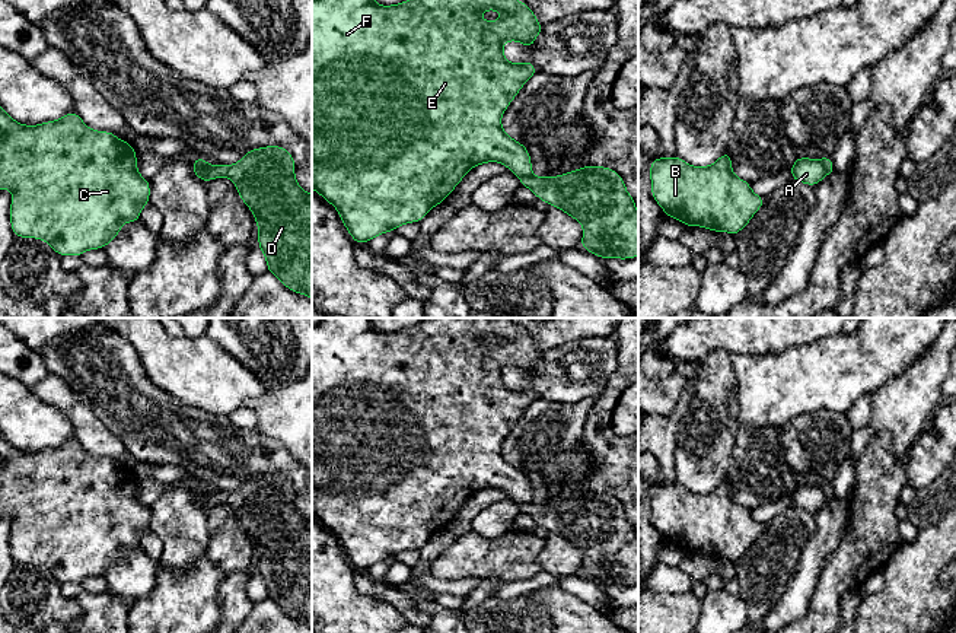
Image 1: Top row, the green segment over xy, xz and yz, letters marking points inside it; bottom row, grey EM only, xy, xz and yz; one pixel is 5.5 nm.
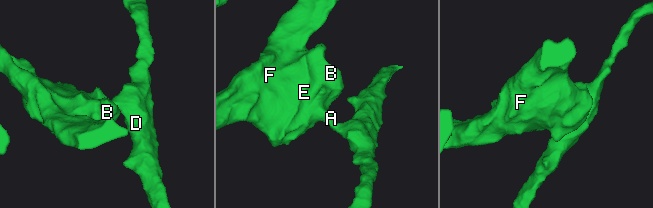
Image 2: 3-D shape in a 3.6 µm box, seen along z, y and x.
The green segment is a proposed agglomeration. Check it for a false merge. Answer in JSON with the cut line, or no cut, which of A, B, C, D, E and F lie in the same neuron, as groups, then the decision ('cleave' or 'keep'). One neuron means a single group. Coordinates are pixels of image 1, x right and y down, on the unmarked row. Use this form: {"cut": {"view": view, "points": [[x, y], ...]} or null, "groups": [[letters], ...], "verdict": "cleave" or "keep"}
{"cut": {"view": "yz", "points": [[821, 487], [825, 501]]}, "groups": [["A", "B", "C", "E", "F"], ["D"]], "verdict": "cleave"}

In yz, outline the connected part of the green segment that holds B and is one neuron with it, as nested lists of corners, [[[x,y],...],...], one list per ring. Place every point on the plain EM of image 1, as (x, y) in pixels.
[[[726,477],[713,492],[700,494],[688,492],[678,481],[654,484],[650,489],[651,524],[666,544],[678,545],[688,553],[701,553],[714,560],[724,557],[736,563],[764,532],[765,524],[751,516],[751,509],[737,505],[732,497],[732,483]]]

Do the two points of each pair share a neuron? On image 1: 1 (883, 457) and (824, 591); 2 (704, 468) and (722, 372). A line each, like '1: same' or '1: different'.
1: same
2: same

